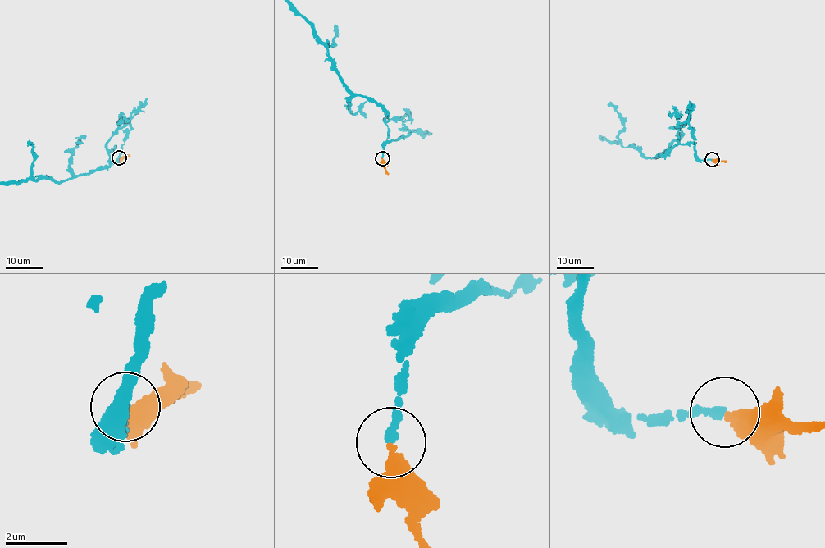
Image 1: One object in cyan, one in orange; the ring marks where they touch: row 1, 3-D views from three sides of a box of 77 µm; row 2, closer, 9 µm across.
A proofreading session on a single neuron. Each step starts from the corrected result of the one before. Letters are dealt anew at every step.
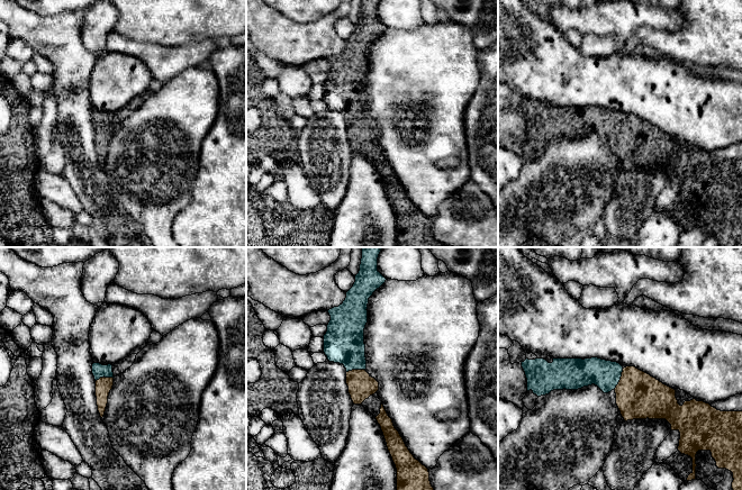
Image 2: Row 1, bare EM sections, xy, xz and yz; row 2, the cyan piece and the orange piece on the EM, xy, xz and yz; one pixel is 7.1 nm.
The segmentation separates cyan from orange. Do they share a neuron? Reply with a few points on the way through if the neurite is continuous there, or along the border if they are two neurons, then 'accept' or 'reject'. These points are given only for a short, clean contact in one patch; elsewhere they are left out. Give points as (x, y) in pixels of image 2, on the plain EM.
way yz (606, 123), (620, 127), (639, 144); accept

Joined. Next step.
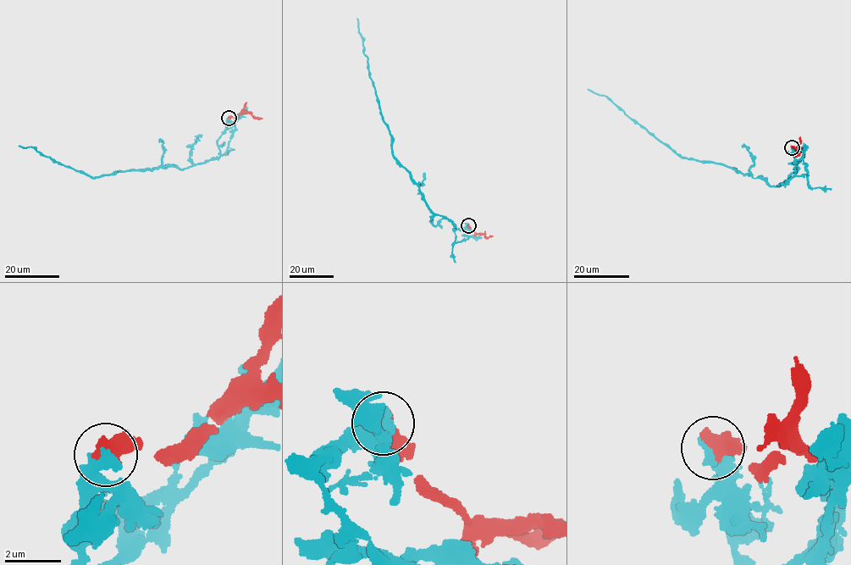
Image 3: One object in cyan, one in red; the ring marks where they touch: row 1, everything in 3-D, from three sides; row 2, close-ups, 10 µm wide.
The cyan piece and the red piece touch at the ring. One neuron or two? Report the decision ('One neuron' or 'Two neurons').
Two neurons

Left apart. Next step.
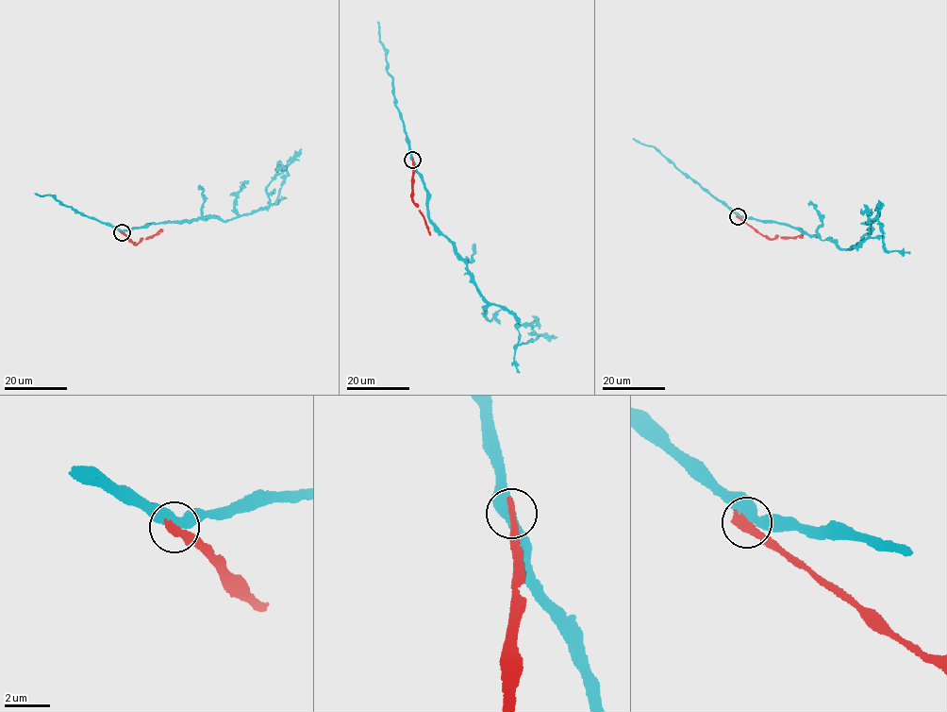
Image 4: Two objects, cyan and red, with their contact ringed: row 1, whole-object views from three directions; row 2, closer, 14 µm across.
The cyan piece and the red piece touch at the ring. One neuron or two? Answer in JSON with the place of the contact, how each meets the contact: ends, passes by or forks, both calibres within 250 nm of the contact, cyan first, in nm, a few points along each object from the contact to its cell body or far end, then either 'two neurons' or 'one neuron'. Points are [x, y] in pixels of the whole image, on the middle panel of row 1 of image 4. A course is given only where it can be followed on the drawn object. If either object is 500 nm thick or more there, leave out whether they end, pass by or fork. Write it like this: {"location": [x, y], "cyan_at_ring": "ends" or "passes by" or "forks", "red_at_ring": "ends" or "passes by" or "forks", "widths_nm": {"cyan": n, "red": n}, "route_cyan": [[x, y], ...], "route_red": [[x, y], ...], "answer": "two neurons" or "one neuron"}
{"location": [412, 160], "cyan_at_ring": "passes by", "red_at_ring": "ends", "widths_nm": {"cyan": 480, "red": 400}, "route_cyan": [[412, 159], [426, 191], [427, 216], [465, 263], [476, 290], [536, 333], [515, 348], [519, 373]], "route_red": [[412, 160], [413, 204], [420, 210], [431, 234]], "answer": "two neurons"}

